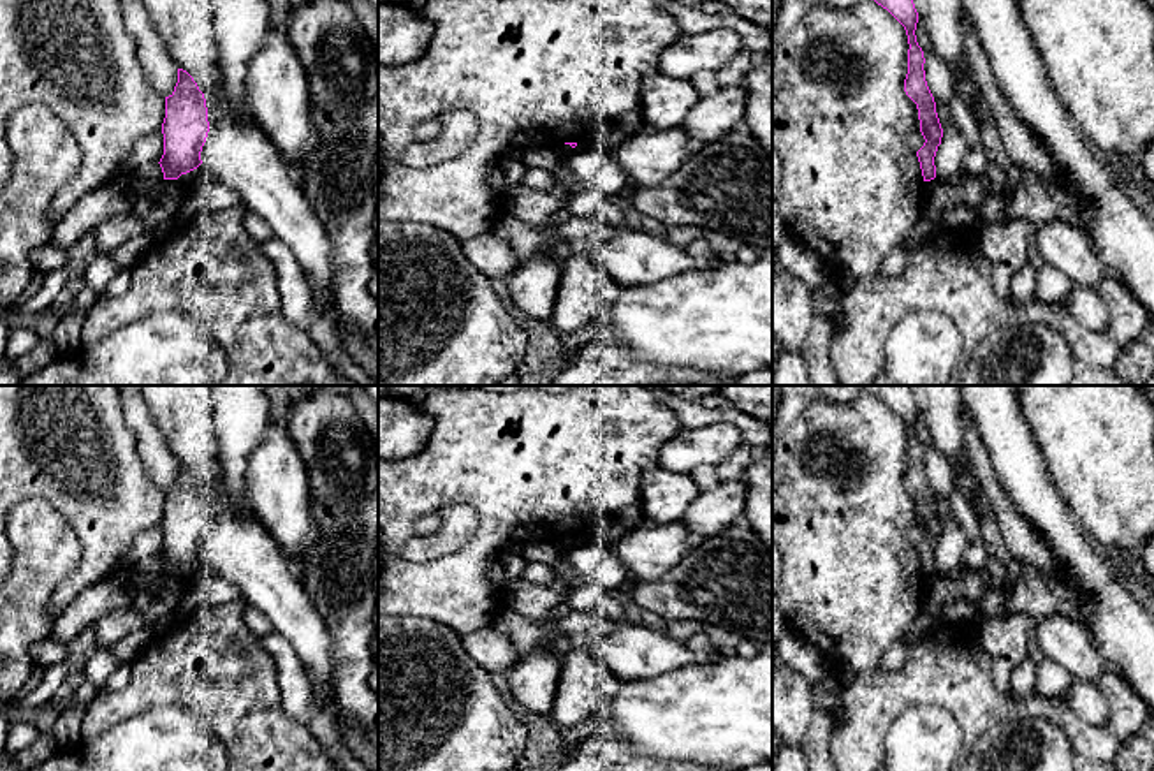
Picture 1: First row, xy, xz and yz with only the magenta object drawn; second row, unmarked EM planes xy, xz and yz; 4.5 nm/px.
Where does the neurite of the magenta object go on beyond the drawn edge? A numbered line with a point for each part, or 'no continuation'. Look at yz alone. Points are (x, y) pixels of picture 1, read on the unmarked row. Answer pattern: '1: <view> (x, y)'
no continuation

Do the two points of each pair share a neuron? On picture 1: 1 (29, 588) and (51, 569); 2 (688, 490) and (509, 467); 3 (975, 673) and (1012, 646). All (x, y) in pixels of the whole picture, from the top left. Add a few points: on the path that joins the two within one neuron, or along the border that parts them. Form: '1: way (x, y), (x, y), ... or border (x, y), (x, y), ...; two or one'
1: way (34, 583), (46, 571); one
2: border (657, 465), (642, 474), (641, 499), (637, 502); two
3: border (977, 624), (993, 683), (1012, 697); two

